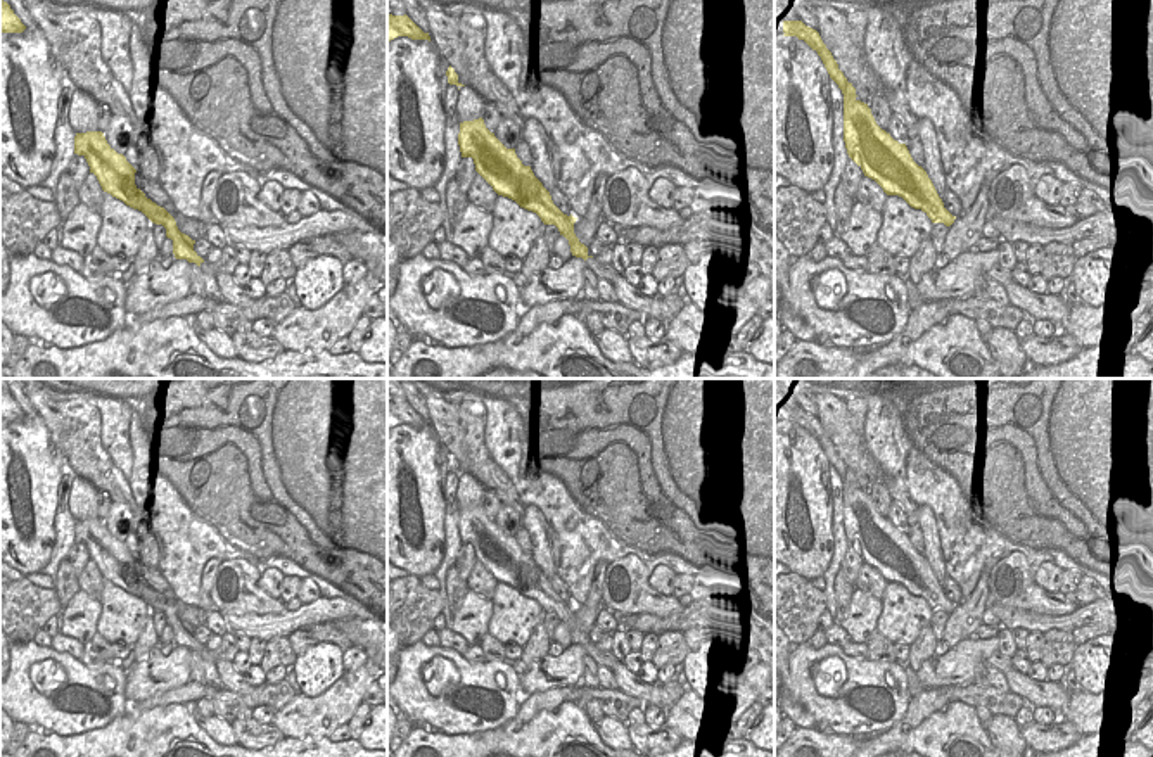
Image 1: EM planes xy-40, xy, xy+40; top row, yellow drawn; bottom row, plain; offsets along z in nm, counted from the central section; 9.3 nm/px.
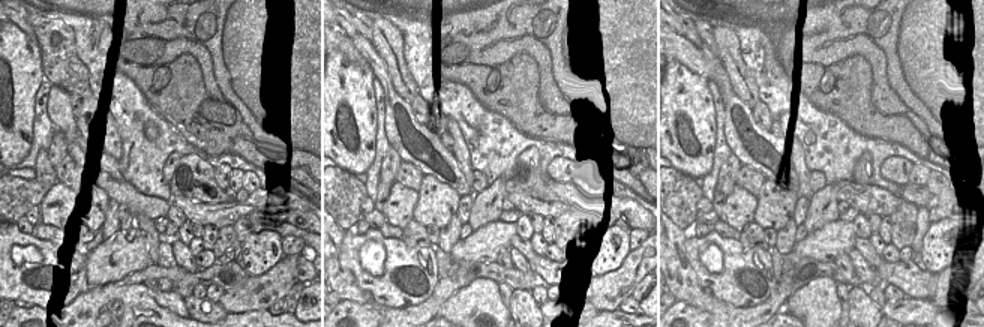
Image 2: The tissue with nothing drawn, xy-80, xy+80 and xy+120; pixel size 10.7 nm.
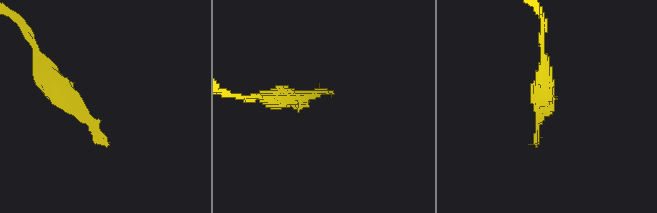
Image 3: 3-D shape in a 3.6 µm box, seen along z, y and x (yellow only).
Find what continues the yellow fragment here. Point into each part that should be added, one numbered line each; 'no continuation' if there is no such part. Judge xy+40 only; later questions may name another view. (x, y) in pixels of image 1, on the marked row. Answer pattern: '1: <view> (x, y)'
no continuation

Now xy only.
1: xy (605, 272)

